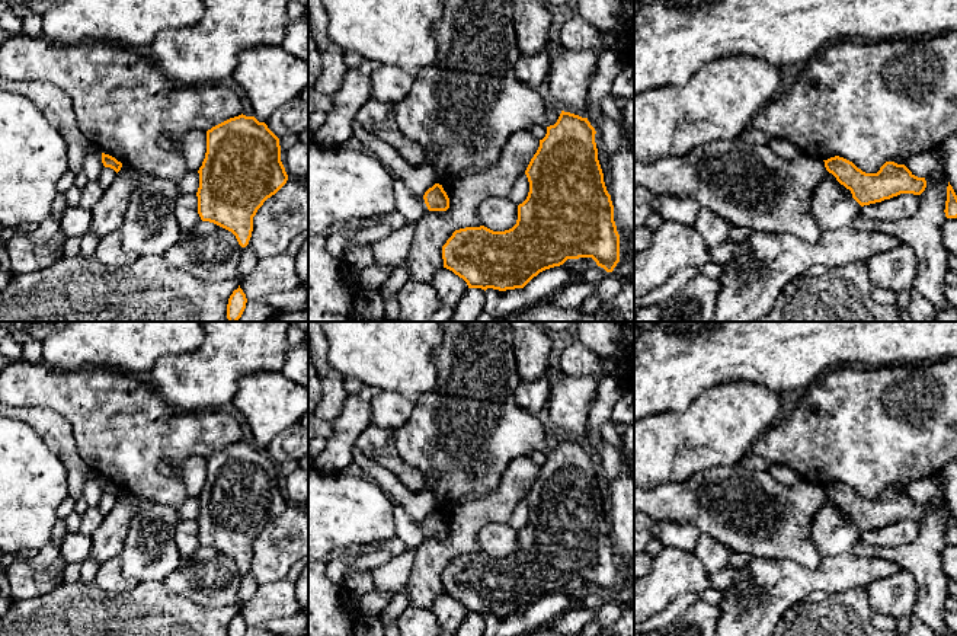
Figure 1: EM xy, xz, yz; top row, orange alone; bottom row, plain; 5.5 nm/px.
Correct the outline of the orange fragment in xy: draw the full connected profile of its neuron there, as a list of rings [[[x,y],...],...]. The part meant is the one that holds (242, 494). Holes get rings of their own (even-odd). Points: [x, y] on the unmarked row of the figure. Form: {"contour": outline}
{"contour": [[[243,440],[207,457],[207,479],[198,499],[196,522],[201,546],[231,557],[241,573],[249,571],[257,536],[288,506],[281,488],[279,464],[265,448]]]}

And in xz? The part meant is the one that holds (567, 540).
{"contour": [[[561,437],[557,448],[547,453],[540,473],[531,485],[525,501],[529,508],[526,525],[518,531],[516,550],[505,557],[484,552],[455,556],[442,572],[444,594],[463,604],[468,614],[493,614],[499,617],[524,614],[540,598],[560,592],[567,585],[592,584],[598,592],[612,598],[620,588],[620,560],[614,547],[614,531],[604,508],[598,486],[595,454],[588,444]]]}

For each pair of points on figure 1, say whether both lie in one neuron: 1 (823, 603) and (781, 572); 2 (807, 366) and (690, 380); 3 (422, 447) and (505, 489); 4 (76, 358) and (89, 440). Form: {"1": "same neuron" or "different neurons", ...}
{"1": "different neurons", "2": "same neuron", "3": "different neurons", "4": "different neurons"}

